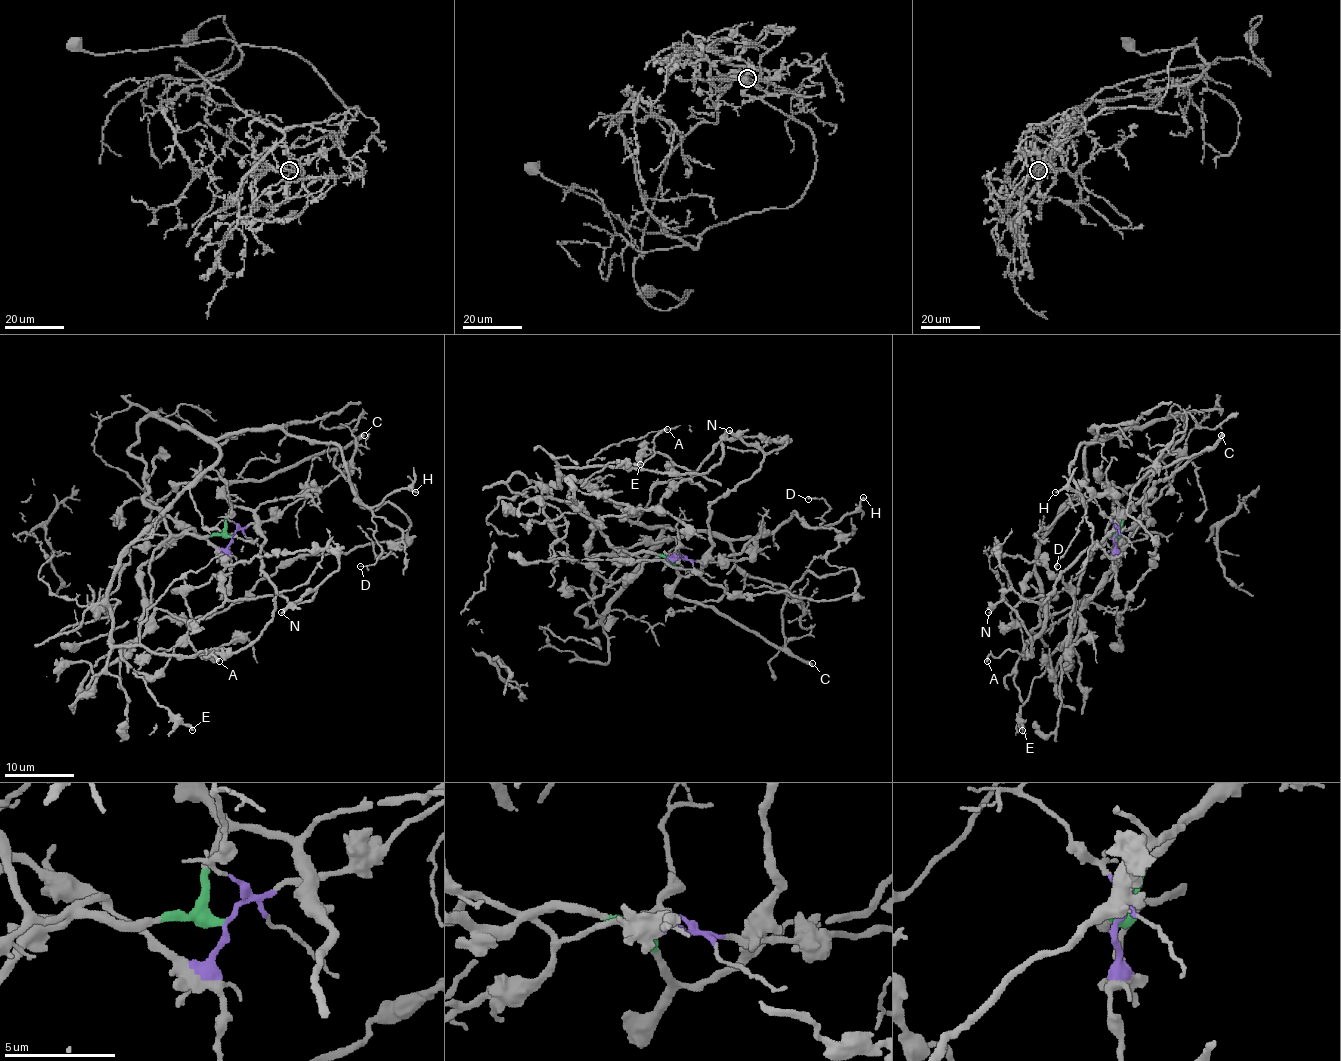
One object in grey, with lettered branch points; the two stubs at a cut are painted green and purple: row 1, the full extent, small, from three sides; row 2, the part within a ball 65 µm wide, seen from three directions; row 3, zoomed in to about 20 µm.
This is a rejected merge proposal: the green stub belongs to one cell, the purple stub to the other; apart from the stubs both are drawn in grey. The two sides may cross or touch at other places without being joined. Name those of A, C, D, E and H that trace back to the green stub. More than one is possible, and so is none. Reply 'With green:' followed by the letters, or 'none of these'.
With green: C, E

